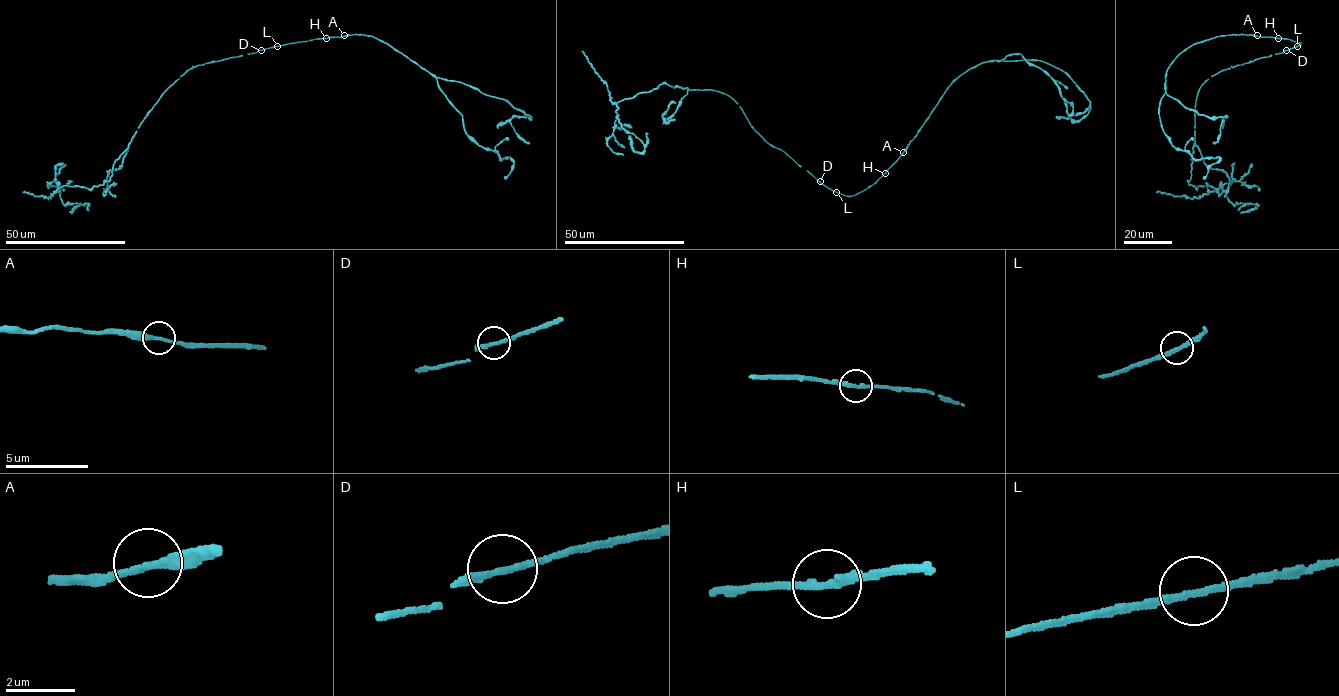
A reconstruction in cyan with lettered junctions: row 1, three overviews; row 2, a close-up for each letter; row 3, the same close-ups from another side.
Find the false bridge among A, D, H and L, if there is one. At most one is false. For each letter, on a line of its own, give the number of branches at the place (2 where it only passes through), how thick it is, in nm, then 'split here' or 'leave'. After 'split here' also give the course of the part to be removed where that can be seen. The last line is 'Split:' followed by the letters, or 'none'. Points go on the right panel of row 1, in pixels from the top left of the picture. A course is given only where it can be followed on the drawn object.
A: 2 | 240 nm | leave
D: 2 | 180 nm | leave
H: 2 | 200 nm | leave
L: 2 | 180 nm | leave
Split: none

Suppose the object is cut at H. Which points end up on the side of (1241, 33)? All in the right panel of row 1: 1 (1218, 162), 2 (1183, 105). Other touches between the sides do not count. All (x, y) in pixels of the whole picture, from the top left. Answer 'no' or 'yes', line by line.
1: yes
2: yes

